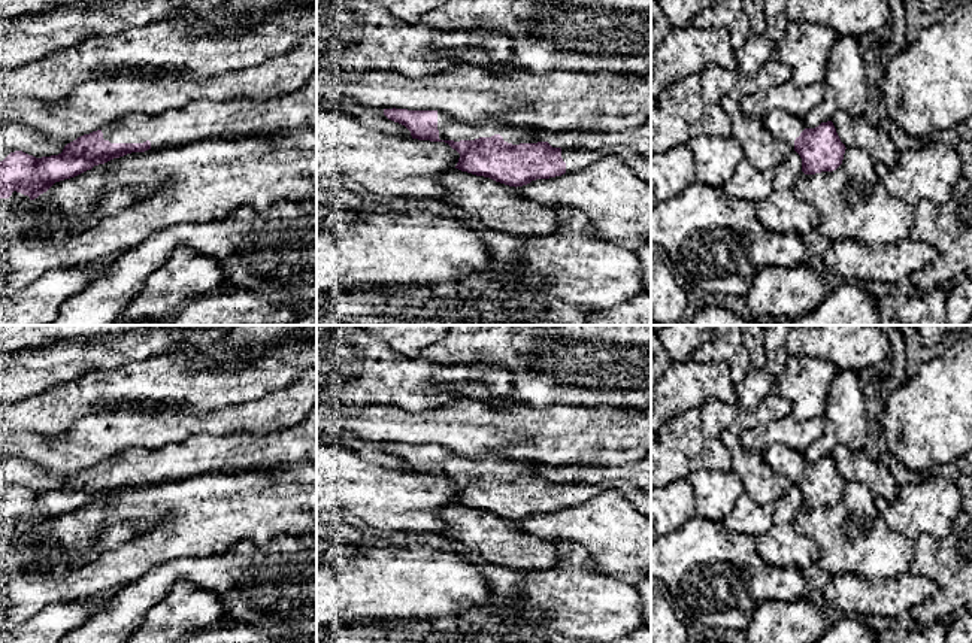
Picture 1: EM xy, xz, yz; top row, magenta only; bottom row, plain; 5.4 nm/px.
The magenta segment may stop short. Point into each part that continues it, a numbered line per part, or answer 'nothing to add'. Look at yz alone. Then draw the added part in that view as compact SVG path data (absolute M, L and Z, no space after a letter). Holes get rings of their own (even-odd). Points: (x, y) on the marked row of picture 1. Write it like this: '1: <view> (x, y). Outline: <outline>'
1: yz (783, 126). Outline: M779 109L767 115L763 122L764 128L770 133L772 137L784 140L793 148L793 151L794 140L806 128L802 118Z

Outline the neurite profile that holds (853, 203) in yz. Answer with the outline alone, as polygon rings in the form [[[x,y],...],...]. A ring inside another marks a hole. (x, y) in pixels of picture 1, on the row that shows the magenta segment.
[[[847,148],[842,164],[833,172],[796,178],[794,197],[817,209],[817,231],[832,243],[857,240],[867,246],[890,246],[909,239],[915,207],[893,197],[876,173],[876,163],[860,148]]]

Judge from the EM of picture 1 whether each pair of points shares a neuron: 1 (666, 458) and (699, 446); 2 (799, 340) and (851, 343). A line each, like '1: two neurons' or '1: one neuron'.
1: one neuron
2: one neuron

